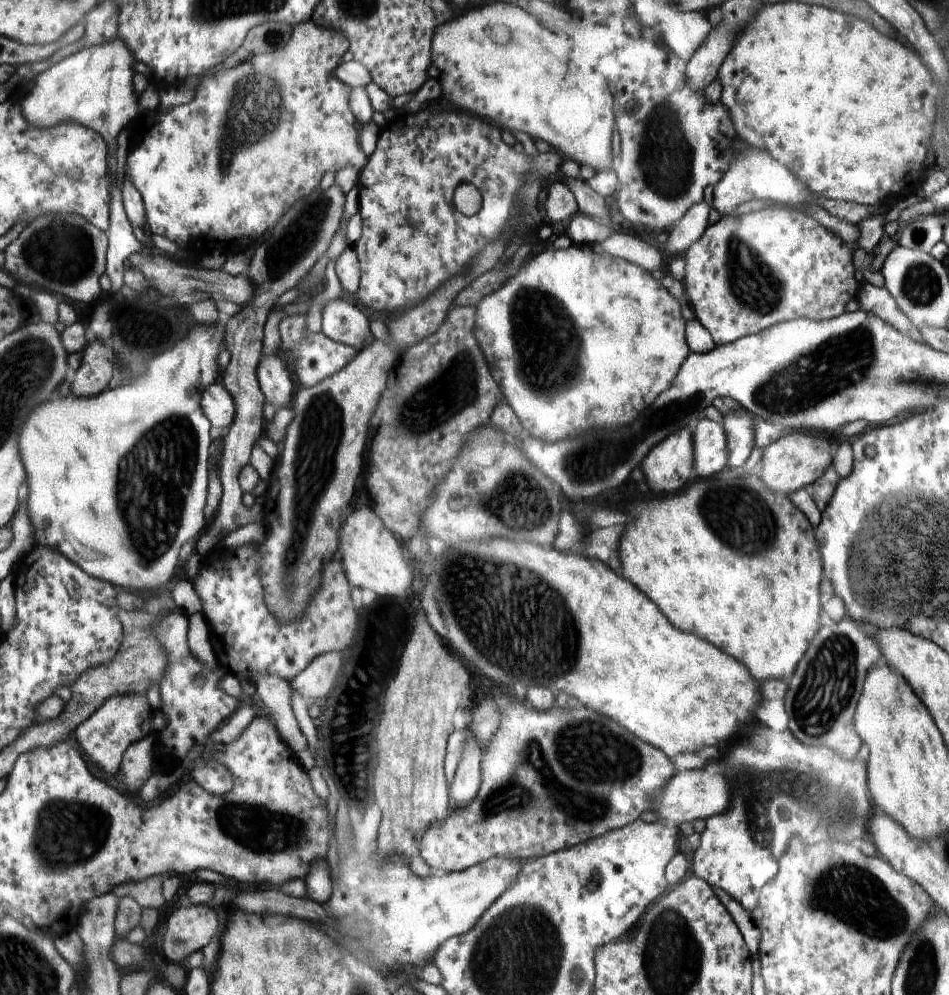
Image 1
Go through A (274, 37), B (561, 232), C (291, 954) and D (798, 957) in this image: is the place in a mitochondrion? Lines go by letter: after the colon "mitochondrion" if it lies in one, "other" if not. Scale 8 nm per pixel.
A: mitochondrion
B: other
C: other
D: other

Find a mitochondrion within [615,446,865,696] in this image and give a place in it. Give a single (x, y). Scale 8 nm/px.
(758, 526)

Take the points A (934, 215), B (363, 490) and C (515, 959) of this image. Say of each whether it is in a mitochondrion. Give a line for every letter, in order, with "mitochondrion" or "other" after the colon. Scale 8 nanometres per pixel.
A: other
B: other
C: mitochondrion

